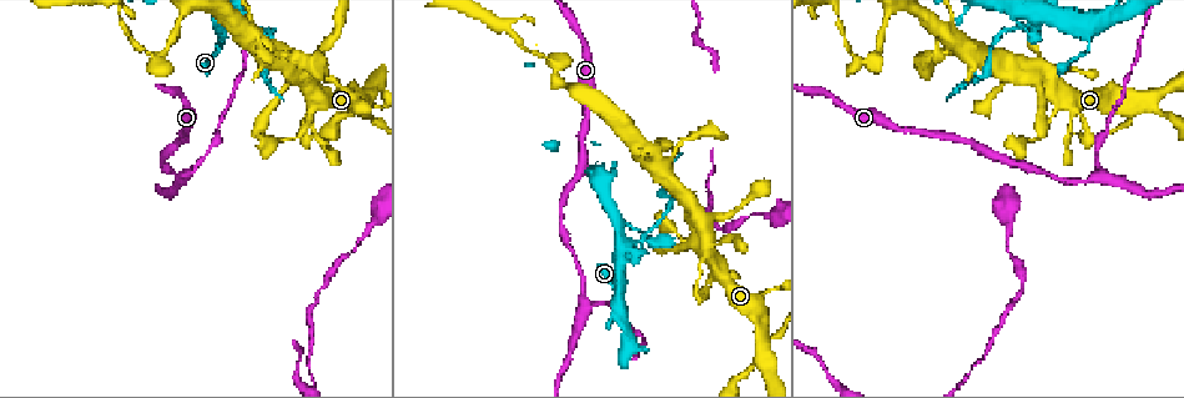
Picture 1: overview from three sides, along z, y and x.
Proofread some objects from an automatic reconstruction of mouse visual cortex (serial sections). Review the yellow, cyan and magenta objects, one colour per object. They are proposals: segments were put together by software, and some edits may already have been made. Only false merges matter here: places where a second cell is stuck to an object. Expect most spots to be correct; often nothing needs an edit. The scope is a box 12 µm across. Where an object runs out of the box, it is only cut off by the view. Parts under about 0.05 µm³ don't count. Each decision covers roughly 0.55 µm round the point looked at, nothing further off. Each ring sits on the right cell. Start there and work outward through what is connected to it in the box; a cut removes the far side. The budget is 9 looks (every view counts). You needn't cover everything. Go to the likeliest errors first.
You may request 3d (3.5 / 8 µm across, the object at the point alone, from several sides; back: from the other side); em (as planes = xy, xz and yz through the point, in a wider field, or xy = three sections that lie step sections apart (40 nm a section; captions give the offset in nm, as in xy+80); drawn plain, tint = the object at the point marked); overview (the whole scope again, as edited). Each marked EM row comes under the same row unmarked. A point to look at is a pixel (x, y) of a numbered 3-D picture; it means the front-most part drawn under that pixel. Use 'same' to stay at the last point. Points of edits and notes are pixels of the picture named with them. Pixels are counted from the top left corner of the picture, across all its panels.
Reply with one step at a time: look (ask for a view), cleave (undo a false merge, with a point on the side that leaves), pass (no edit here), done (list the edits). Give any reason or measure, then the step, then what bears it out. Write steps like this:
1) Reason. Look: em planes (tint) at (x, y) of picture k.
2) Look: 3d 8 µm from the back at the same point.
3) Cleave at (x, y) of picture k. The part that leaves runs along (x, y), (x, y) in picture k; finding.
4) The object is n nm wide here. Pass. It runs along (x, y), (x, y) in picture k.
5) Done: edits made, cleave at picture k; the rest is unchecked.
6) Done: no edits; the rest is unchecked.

Thin arm on a thick one. Look: 3d 3.5 µm from the back at (705, 247) of picture 1.

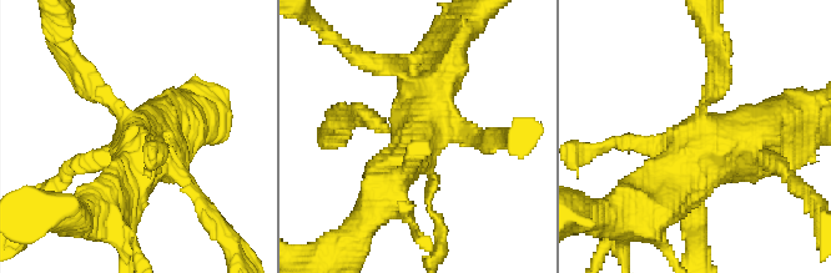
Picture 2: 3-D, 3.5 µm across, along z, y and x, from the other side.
Look: em planes (tint) at (134, 129) of picture 2.

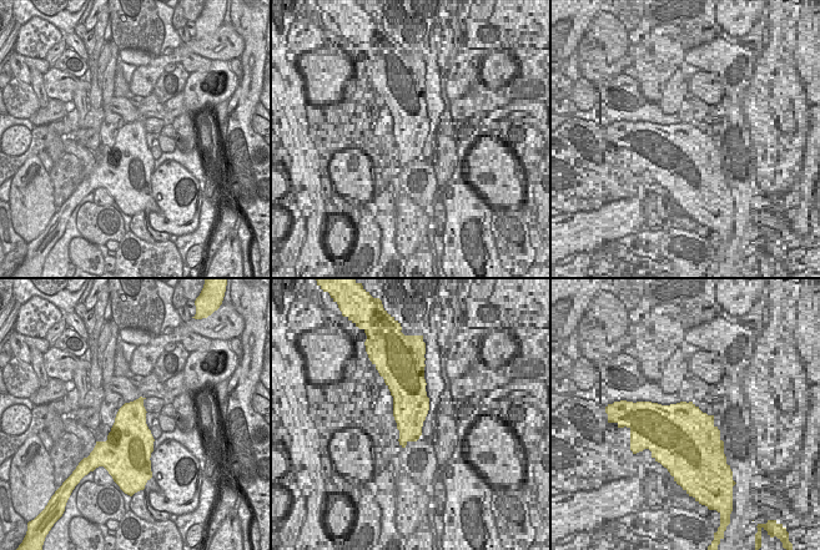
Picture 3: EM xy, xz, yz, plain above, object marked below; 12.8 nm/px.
Another direction. Look: em xy step 2 (tint) at the same point.

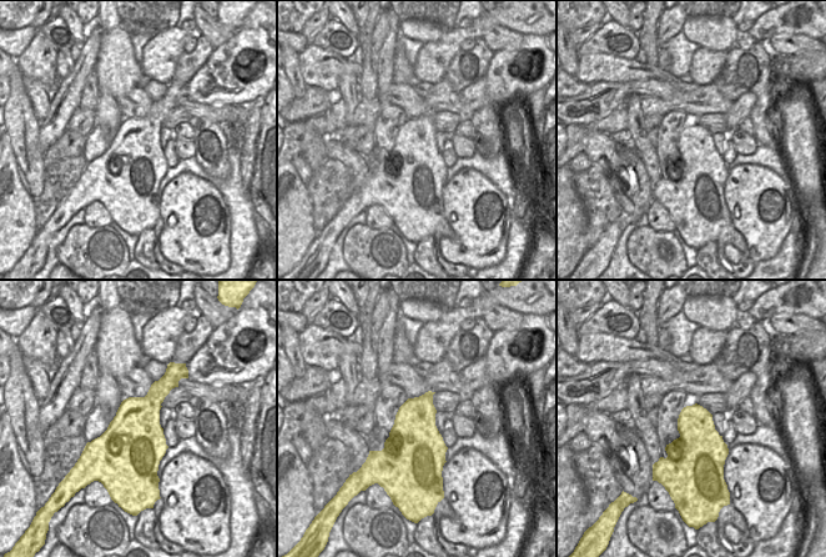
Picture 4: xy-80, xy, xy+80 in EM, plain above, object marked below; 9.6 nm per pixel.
The object is 550 nm wide here. Pass. It runs along (673, 188), (750, 126), (801, 115) in picture 2; one cell here.

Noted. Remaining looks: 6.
Calibre changes. Look: 3d 3.5 µm at (156, 63) of picture 1.

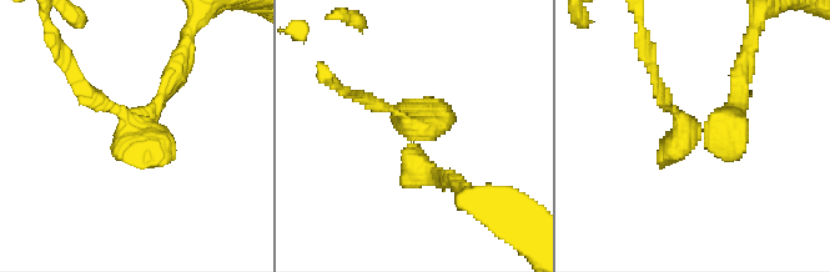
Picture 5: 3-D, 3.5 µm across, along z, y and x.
Look: em xy step 3 (tint) at (133, 128) of picture 5.

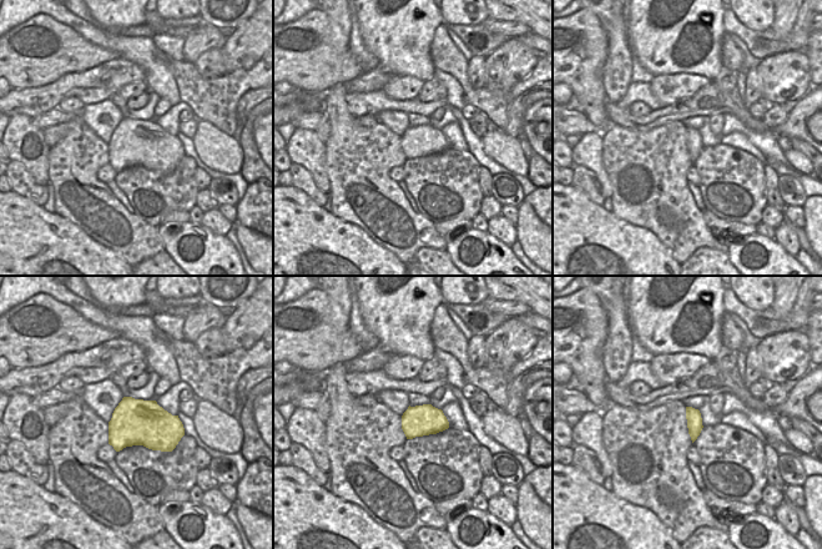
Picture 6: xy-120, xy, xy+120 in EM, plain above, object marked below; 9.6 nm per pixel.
Pass. It runs along (443, 181), (416, 165), (412, 126), (358, 95) in picture 5; all the same cell.

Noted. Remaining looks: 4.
Sharp bend. Look: 3d 3.5 µm at (705, 287) of picture 1.

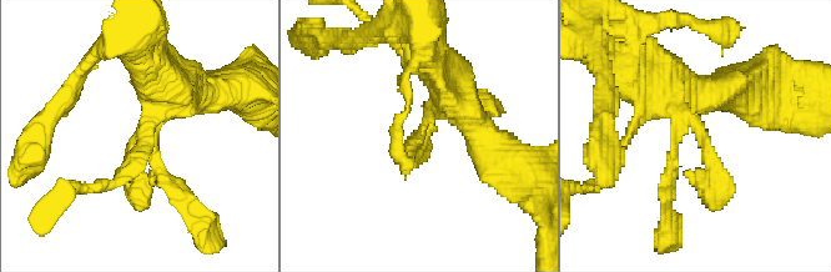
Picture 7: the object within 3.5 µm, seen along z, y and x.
Shape alone is not enough. Look: em xy step 1 (tint) at (700, 133) of picture 7.

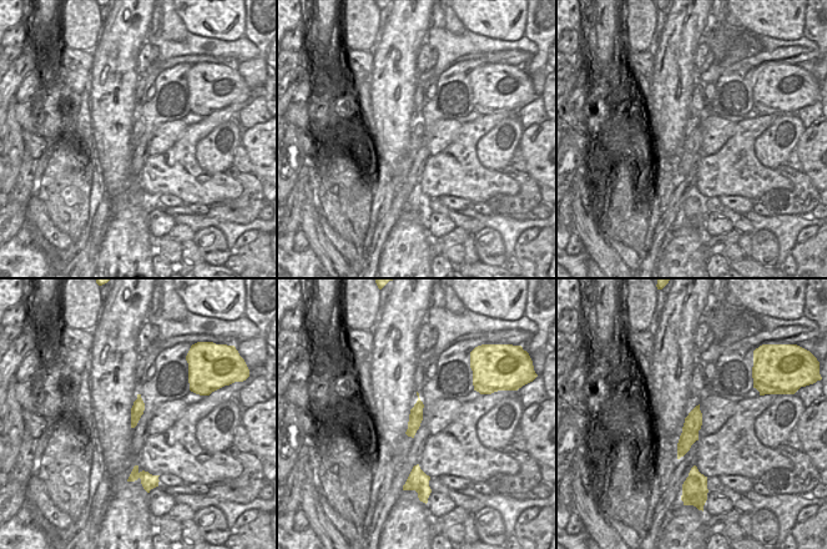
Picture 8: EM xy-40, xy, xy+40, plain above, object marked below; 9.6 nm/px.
Pass. It runs along (696, 411), (690, 434), (680, 453) in picture 8; one cell here.

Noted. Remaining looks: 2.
Three arms meet. Look: 3d 3.5 µm at (1098, 175) of picture 1.

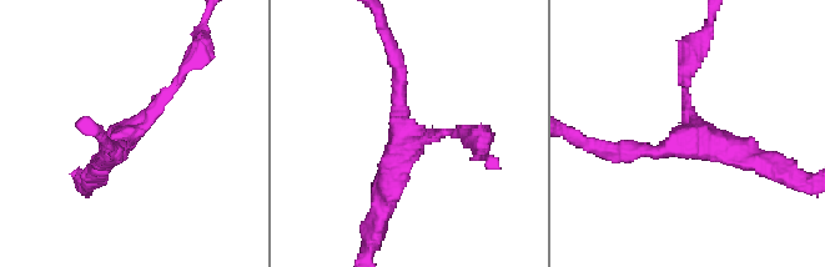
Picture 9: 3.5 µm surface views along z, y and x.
Look: em xy step 2 (tint) at (131, 135) of picture 9.

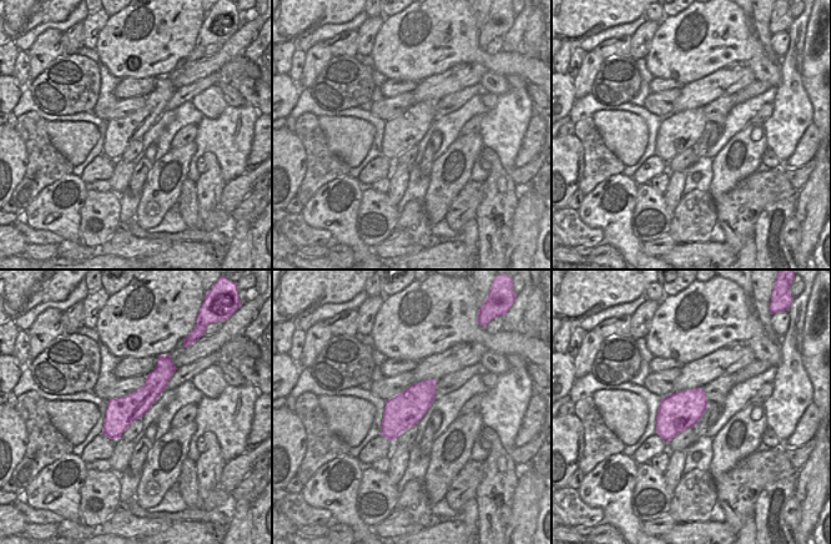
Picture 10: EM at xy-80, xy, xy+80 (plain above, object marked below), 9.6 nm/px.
The object is 340 nm wide here. Pass. It runs along (397, 64), (408, 136), (382, 207) in picture 9; continuous, no second cell.

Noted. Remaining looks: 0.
Done: no edits; the rest is unchecked.

